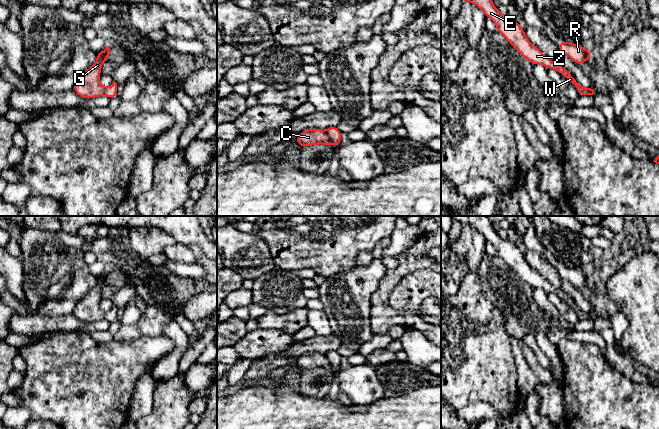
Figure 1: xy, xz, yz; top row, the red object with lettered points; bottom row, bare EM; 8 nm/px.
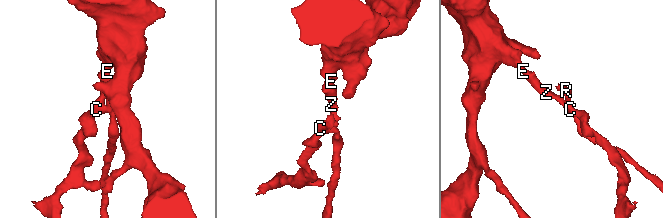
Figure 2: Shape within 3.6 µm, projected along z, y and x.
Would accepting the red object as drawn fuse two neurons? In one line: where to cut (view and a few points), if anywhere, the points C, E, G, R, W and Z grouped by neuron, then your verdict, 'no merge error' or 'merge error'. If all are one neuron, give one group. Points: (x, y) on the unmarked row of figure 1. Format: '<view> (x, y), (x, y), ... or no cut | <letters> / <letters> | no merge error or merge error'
xz (325, 355), (332, 366) | C G R / E W Z | merge error

